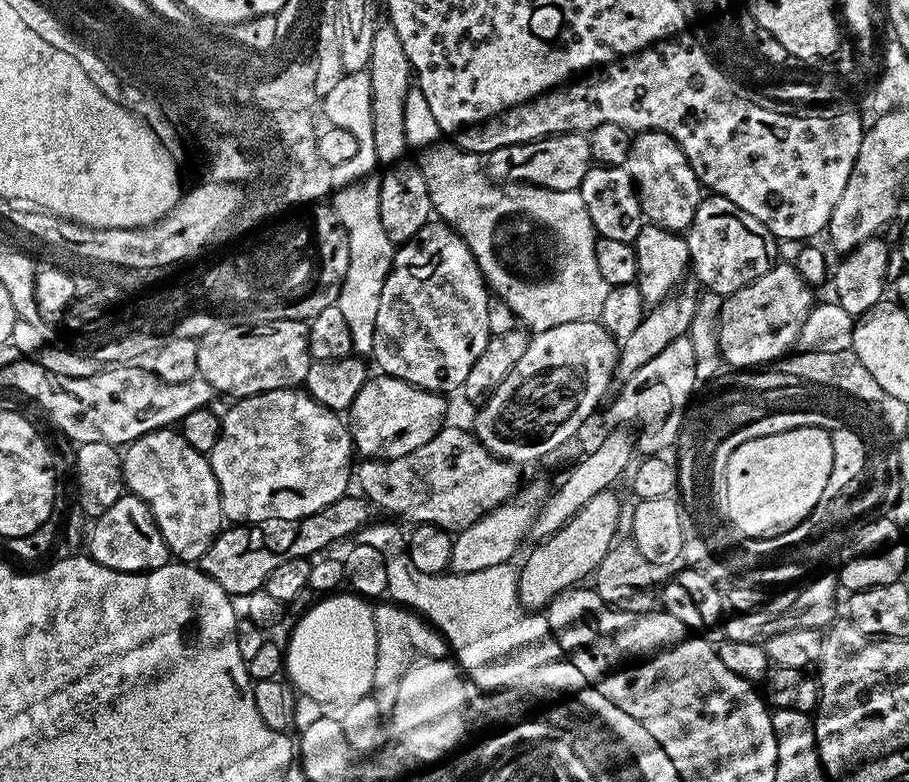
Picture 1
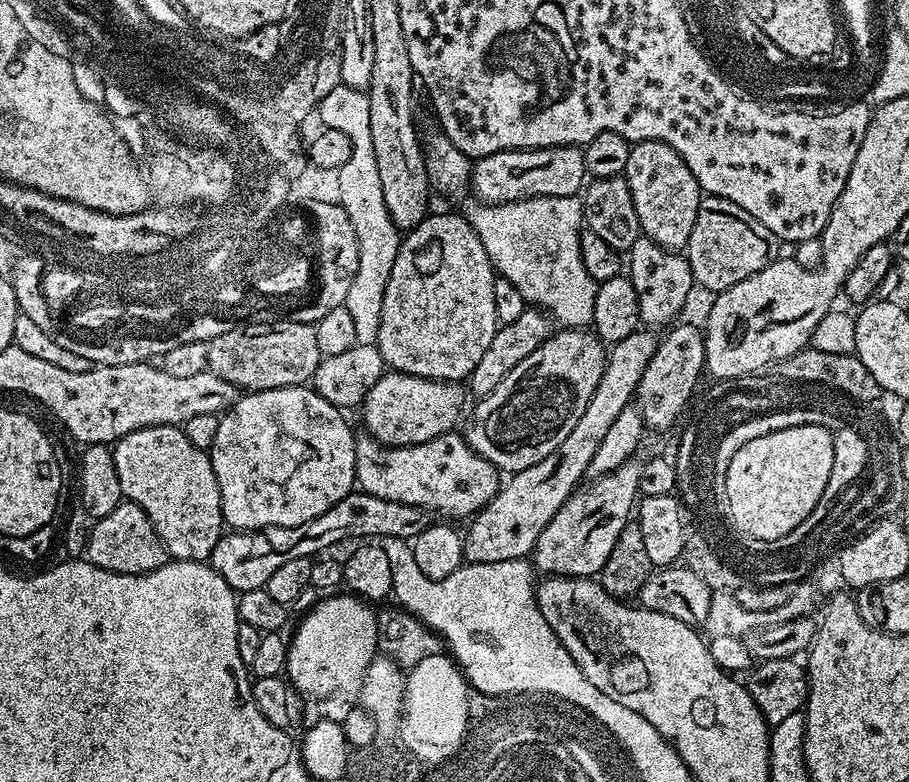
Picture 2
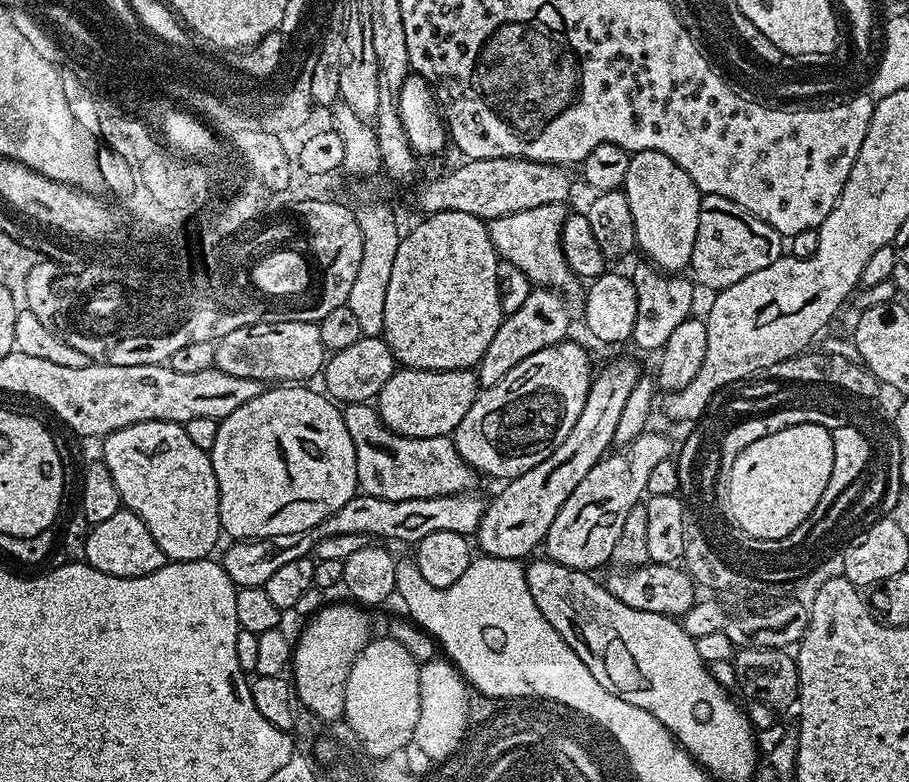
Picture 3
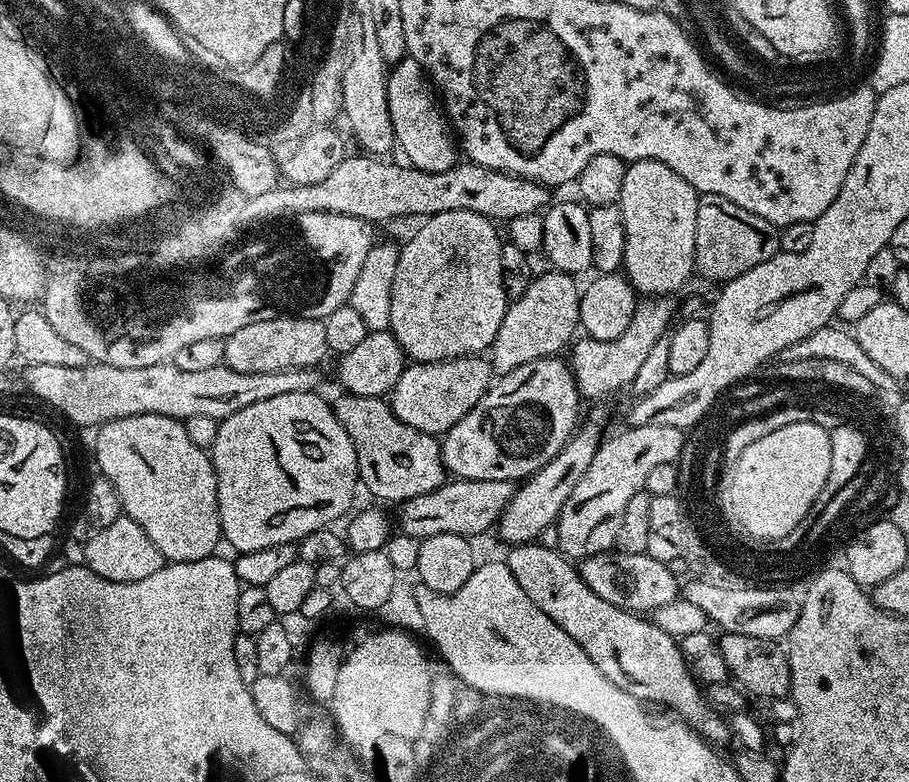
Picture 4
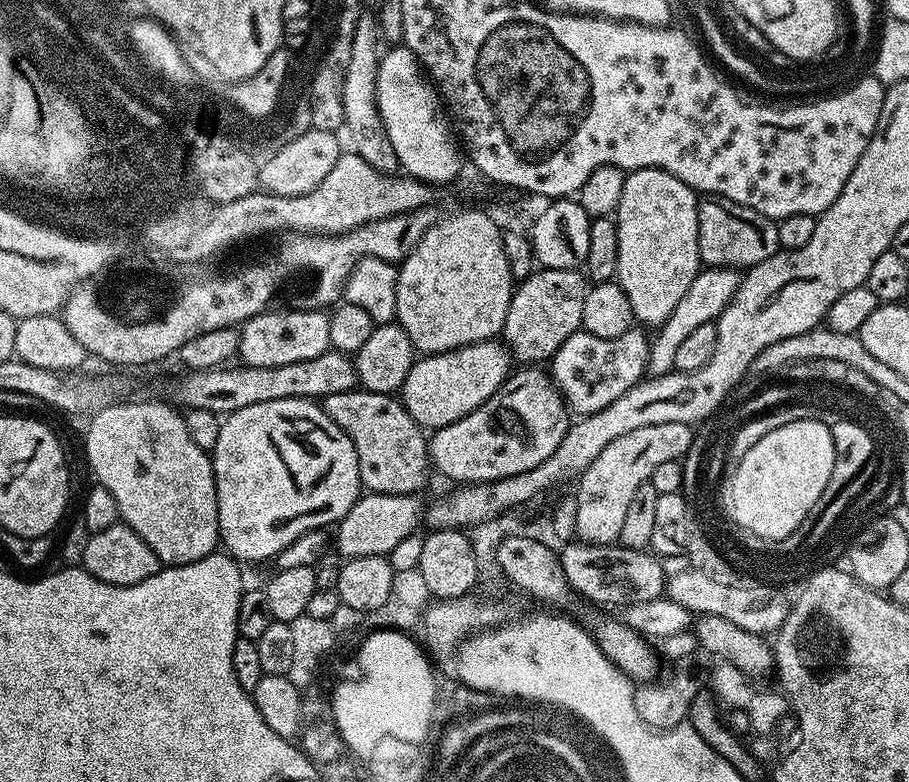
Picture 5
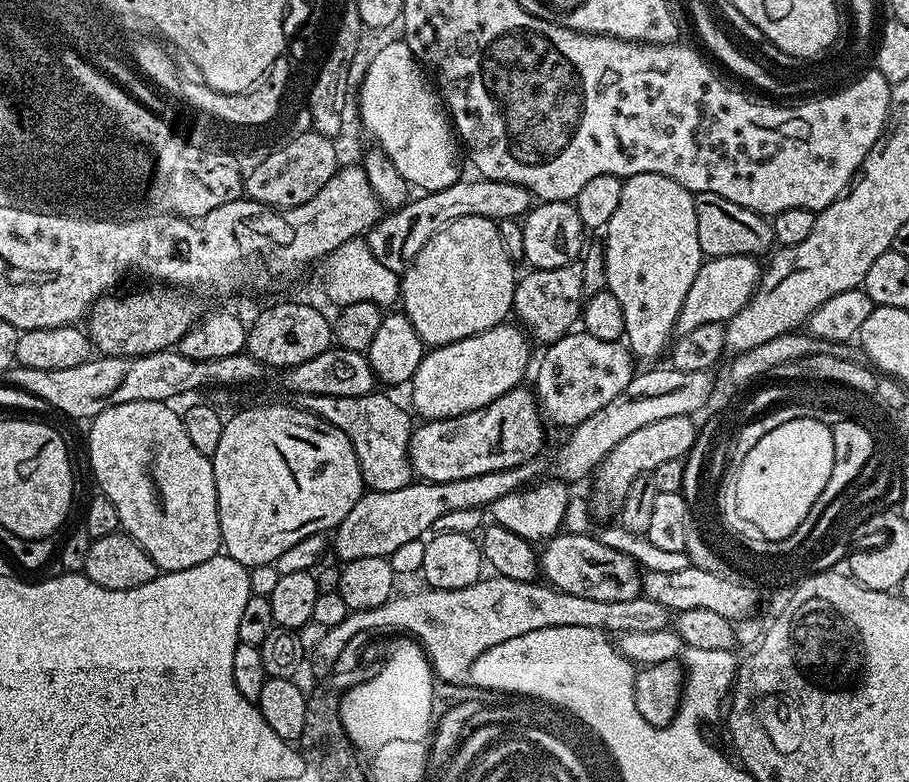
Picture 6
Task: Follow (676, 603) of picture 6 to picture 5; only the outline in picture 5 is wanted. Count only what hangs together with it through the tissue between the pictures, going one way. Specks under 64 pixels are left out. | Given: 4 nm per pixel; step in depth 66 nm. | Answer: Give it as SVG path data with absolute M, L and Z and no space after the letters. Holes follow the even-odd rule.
M693 570L668 576L666 580L666 596L684 606L690 613L697 617L726 618L726 622L734 622L734 626L742 626L742 630L750 630L759 636L779 632L786 622L790 596L785 592L787 591L779 588L753 589L751 586L746 586L745 589L728 588L727 585L715 583L708 576Z

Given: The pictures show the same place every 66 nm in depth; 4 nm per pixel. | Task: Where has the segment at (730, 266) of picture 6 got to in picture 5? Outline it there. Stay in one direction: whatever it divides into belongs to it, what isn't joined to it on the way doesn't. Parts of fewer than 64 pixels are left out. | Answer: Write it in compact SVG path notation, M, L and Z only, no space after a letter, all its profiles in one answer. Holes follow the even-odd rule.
M705 267L690 282L690 290L682 294L678 306L674 306L674 314L666 318L666 322L659 325L657 336L651 337L648 345L648 376L665 376L674 371L678 358L678 346L697 328L713 323L726 310L726 306L734 298L742 276L735 268Z

